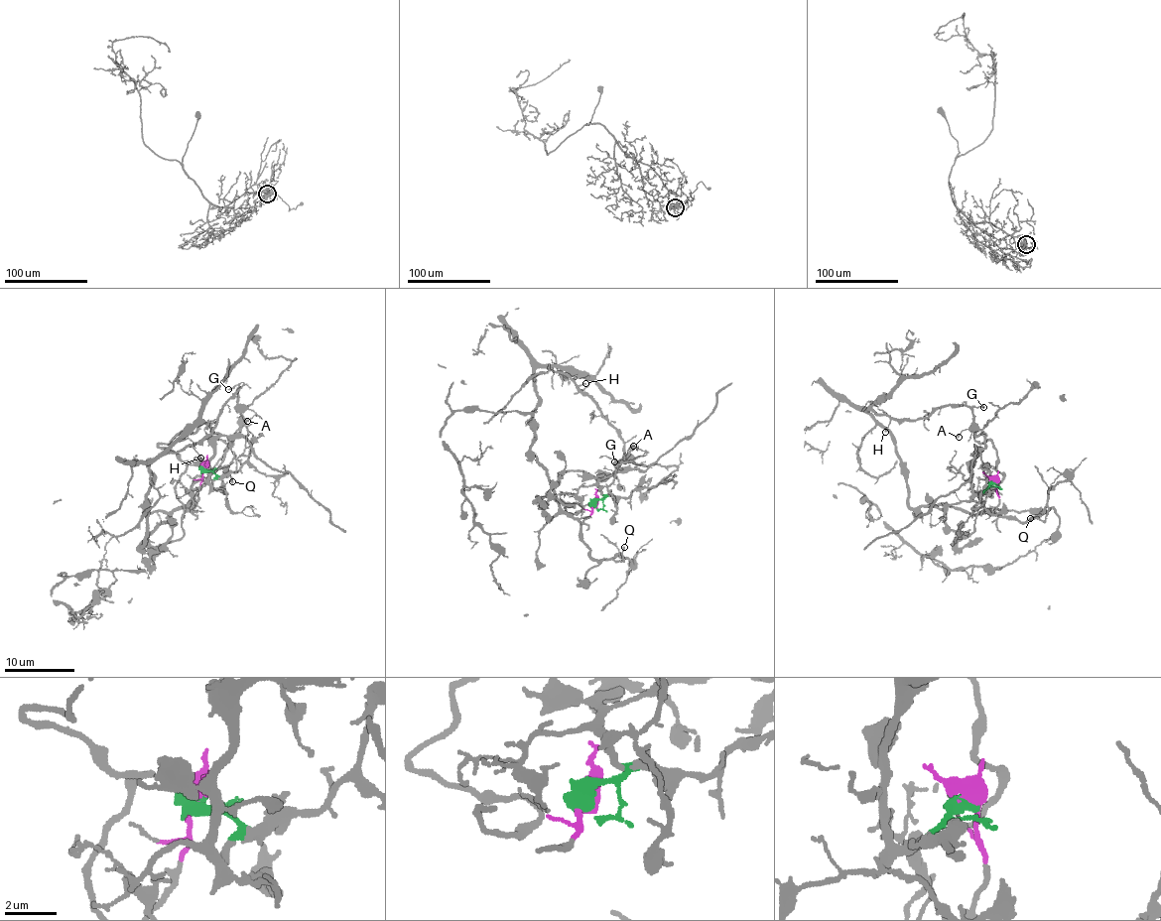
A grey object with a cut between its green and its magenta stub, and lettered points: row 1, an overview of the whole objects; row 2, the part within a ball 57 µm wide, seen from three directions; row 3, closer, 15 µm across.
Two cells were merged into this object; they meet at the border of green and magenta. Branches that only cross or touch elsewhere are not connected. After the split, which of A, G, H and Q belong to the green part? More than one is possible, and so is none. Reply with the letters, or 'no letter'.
no letter

